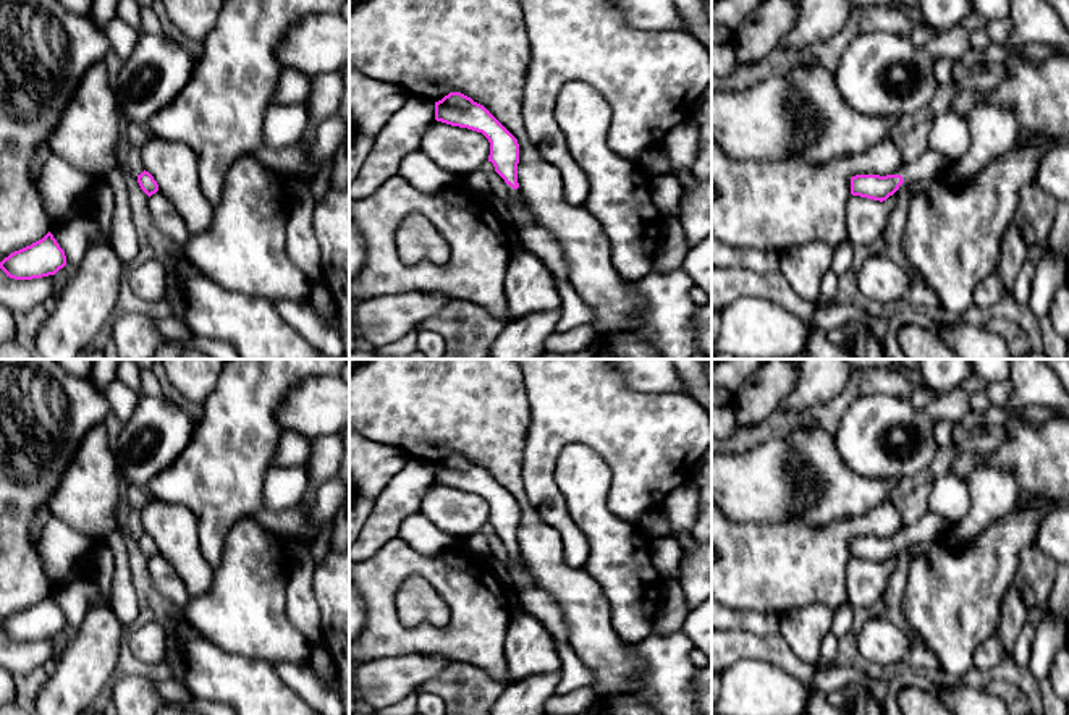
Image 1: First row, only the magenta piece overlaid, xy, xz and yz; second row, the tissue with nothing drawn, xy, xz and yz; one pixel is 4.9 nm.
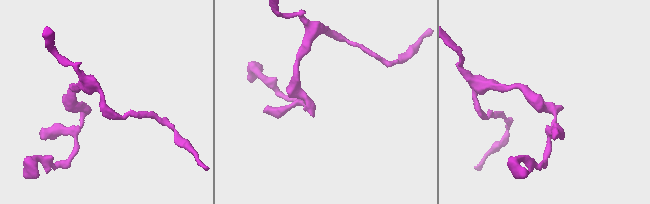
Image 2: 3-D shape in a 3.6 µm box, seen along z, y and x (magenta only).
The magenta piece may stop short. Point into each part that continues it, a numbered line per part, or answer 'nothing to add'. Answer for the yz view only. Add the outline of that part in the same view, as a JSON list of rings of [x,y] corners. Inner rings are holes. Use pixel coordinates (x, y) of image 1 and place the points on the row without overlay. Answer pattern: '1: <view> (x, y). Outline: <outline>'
1: yz (930, 528). Outline: [[[925,513],[914,526],[901,532],[906,545],[923,542],[951,542],[954,527],[933,513]]]

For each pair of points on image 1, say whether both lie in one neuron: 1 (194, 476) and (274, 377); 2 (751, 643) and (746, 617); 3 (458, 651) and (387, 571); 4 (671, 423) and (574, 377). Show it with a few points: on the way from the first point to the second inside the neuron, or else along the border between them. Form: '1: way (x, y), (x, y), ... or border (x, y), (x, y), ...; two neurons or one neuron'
1: way (219, 452), (238, 432), (241, 410), (249, 401); one neuron
2: border (728, 630), (778, 634); two neurons
3: way (429, 641), (408, 641), (385, 618), (385, 600); one neuron
4: way (647, 423), (620, 423), (599, 401); one neuron

